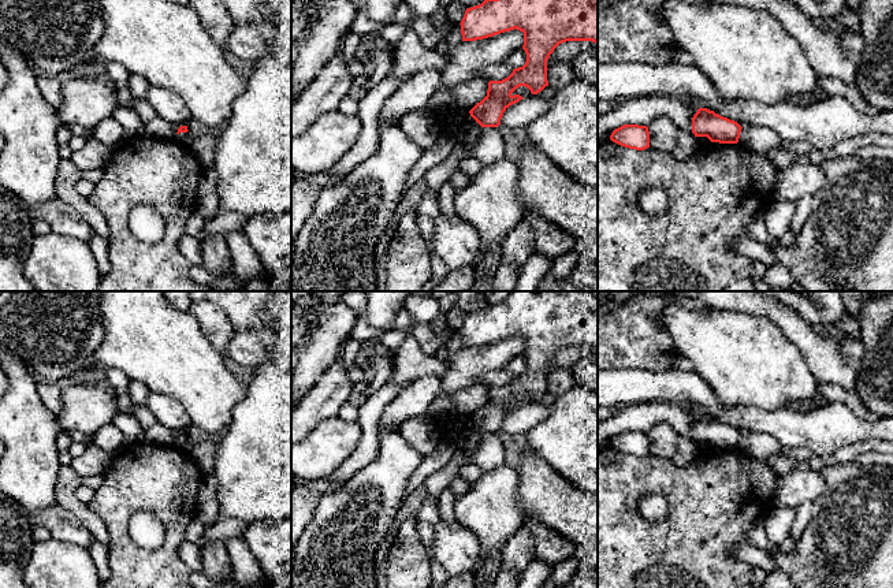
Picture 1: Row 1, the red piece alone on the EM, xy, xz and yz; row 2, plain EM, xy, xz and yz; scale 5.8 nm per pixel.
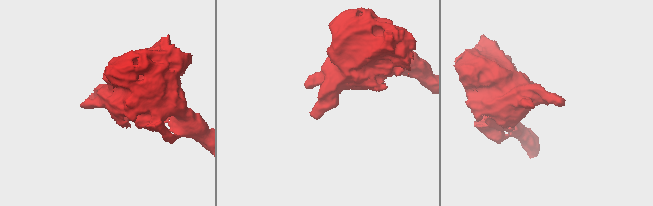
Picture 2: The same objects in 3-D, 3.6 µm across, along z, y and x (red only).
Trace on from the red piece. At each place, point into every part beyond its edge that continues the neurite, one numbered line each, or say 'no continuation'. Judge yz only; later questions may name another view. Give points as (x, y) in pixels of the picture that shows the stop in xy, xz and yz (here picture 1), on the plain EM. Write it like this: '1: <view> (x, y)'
no continuation

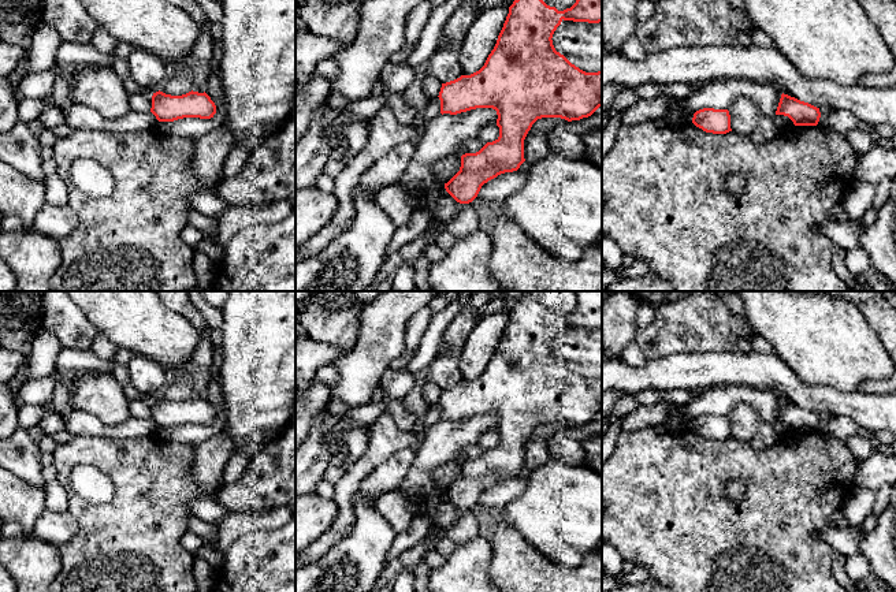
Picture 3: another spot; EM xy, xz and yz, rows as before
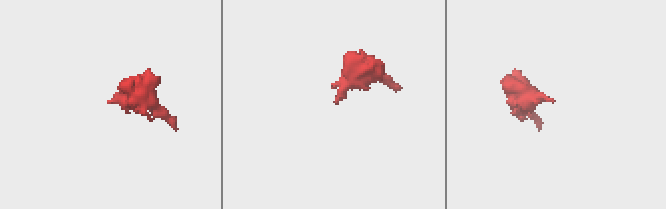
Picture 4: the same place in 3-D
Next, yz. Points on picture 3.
no continuation

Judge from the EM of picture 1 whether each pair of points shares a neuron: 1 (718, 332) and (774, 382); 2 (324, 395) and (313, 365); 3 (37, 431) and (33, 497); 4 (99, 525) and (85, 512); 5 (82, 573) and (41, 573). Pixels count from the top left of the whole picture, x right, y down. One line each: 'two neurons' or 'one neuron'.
1: one neuron
2: two neurons
3: one neuron
4: one neuron
5: one neuron

